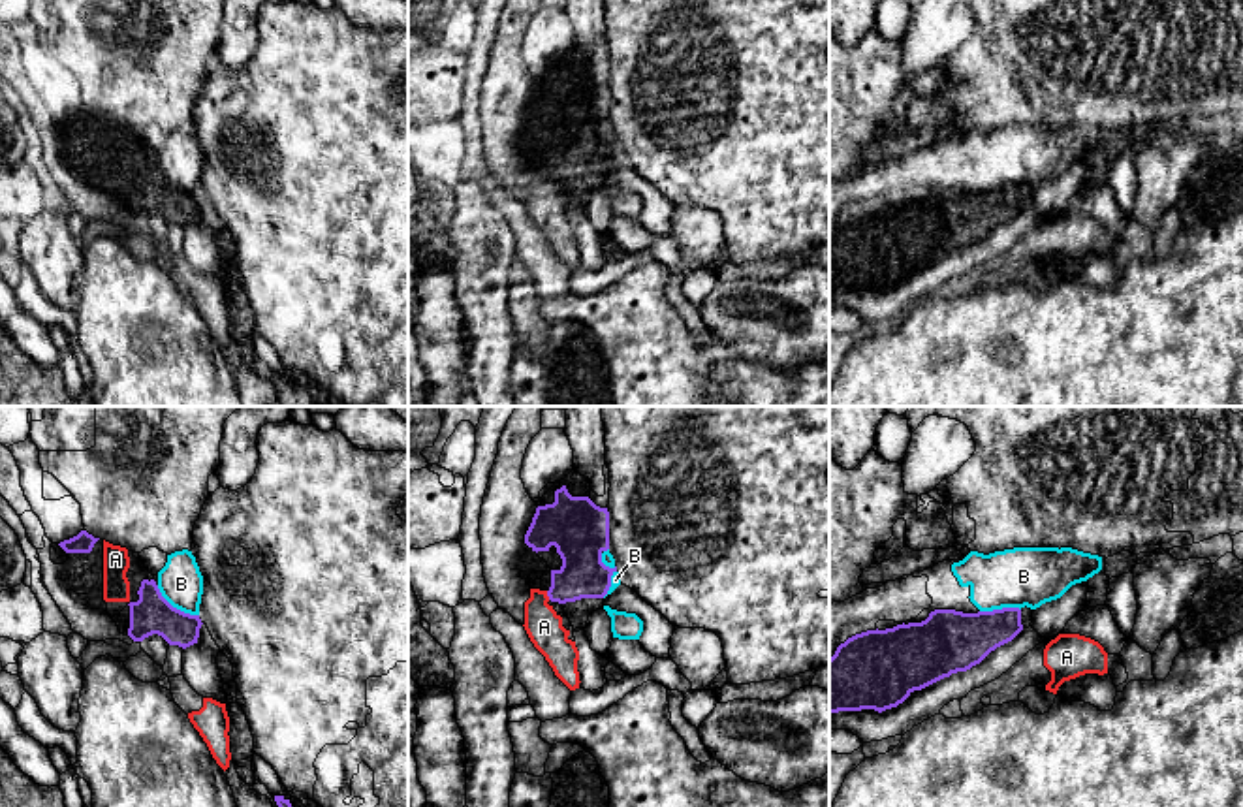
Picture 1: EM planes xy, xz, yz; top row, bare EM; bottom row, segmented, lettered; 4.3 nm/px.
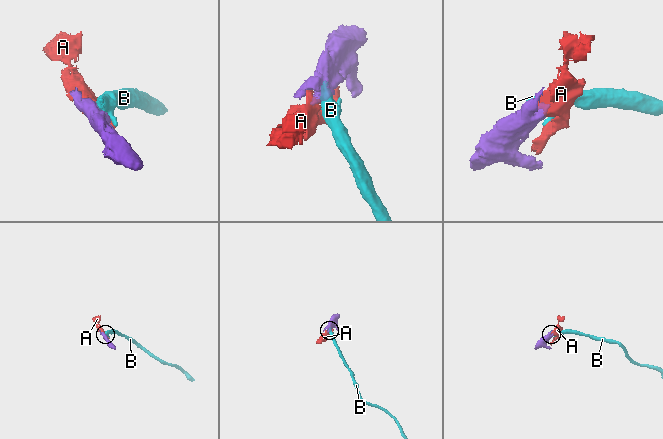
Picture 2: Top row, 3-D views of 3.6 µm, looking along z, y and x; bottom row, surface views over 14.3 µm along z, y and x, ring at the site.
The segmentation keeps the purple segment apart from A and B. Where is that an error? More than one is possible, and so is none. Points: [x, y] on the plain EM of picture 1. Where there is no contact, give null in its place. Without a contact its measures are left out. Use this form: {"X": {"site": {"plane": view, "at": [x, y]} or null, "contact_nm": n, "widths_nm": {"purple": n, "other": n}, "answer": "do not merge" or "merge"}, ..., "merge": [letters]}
{"A": {"site": {"plane": "xz", "at": [548, 174]}, "contact_nm": 40, "widths_nm": {"purple": 200, "other": 160}, "answer": "merge"}, "B": {"site": {"plane": "xy", "at": [175, 187]}, "contact_nm": 220, "widths_nm": {"purple": 170, "other": 190}, "answer": "do not merge"}, "merge": ["A"]}

